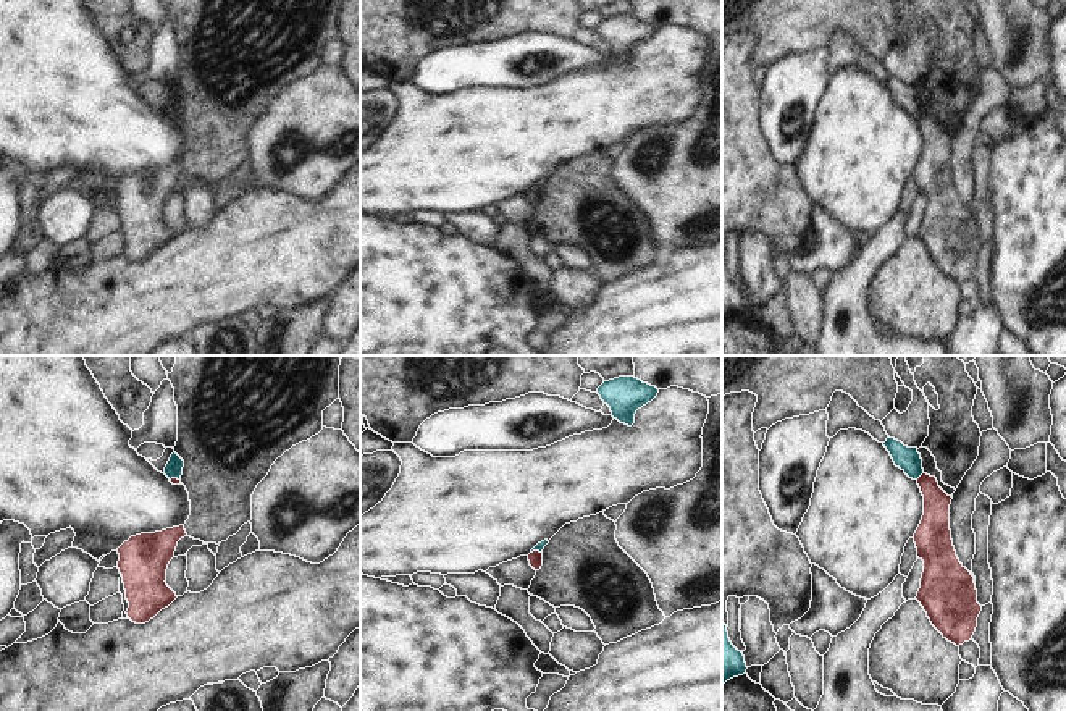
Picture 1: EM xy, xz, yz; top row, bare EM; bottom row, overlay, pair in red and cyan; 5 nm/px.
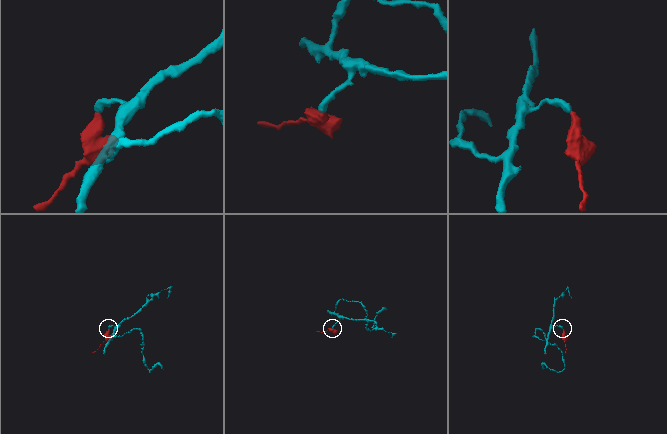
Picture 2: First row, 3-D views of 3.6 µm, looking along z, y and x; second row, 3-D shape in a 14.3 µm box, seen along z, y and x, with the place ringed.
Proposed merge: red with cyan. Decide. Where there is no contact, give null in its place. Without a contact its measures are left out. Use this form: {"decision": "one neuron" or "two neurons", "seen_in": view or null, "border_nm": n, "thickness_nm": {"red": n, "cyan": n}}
{"decision": "two neurons", "seen_in": "yz", "border_nm": 50, "thickness_nm": {"red": 140, "cyan": 120}}

